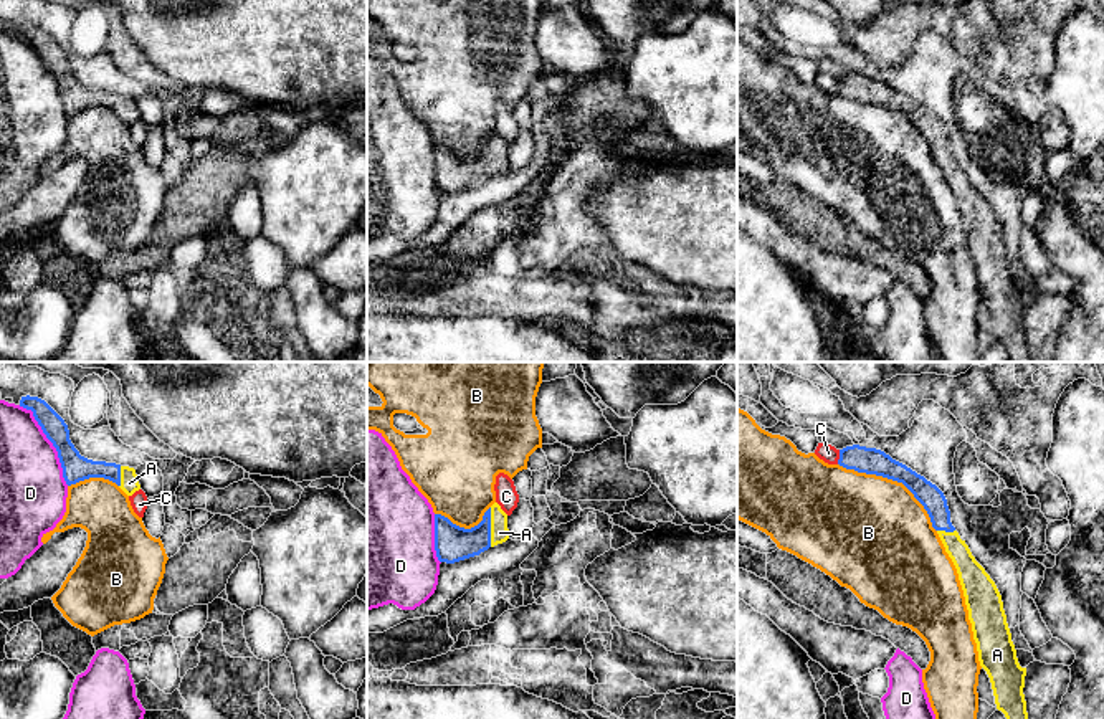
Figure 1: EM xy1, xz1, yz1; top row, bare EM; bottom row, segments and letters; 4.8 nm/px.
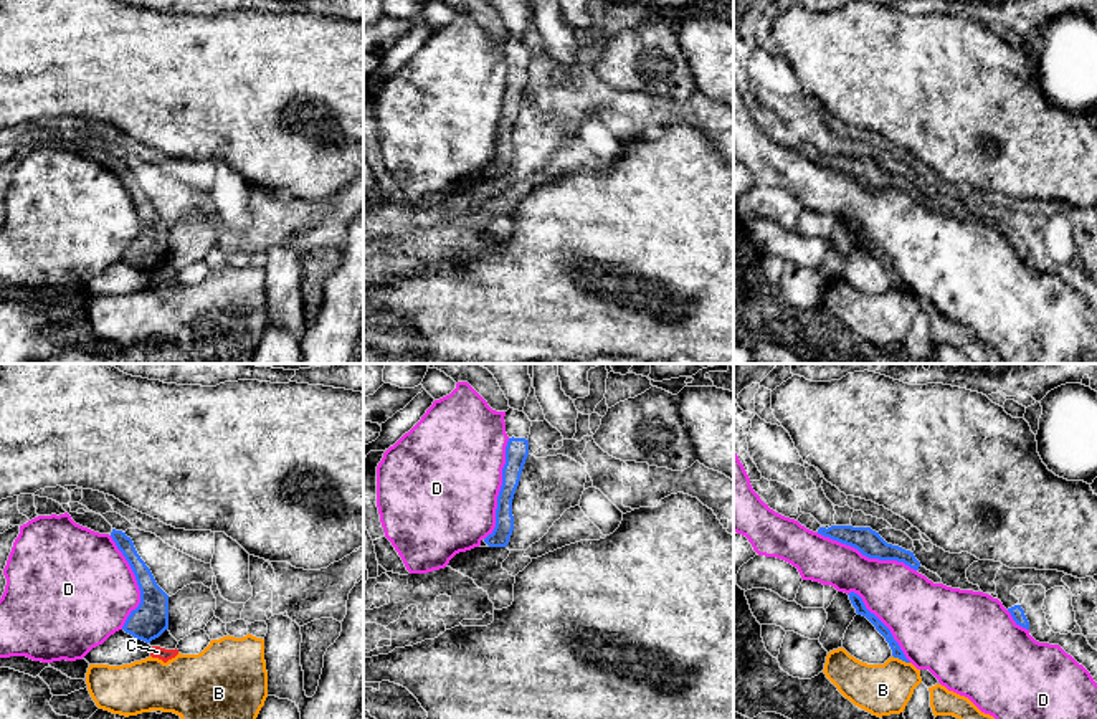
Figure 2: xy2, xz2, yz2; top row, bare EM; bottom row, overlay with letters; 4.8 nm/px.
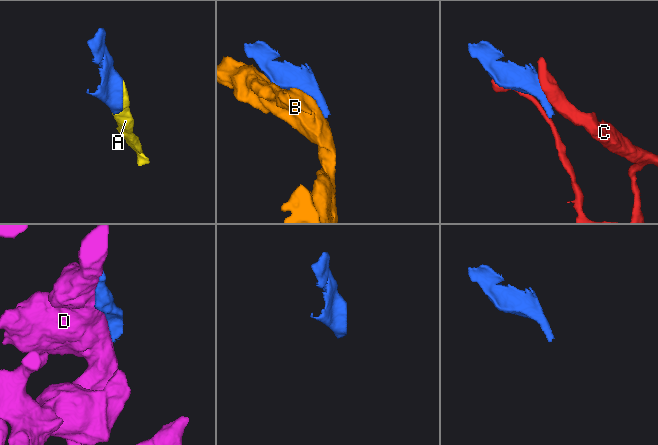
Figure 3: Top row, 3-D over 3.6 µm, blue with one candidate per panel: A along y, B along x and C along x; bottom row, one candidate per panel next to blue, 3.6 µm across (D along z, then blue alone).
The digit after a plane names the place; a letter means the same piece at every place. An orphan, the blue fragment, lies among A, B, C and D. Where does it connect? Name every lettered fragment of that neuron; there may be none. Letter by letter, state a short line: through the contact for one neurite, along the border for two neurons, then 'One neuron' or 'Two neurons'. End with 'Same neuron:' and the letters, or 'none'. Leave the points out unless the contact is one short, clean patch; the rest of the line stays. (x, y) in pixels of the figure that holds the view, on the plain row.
A: One neuron
B: Two neurons
C: Two neurons
D: Two neurons
Same neuron: A

